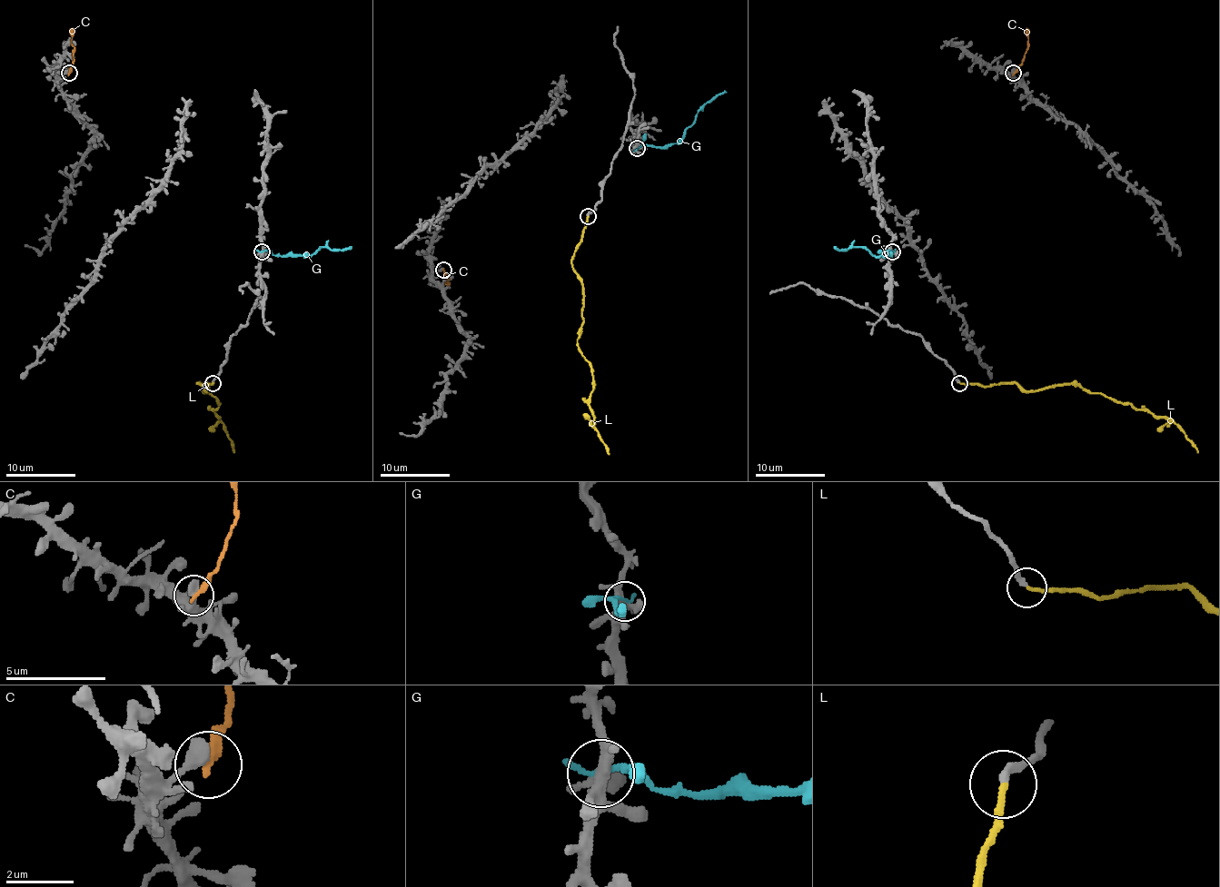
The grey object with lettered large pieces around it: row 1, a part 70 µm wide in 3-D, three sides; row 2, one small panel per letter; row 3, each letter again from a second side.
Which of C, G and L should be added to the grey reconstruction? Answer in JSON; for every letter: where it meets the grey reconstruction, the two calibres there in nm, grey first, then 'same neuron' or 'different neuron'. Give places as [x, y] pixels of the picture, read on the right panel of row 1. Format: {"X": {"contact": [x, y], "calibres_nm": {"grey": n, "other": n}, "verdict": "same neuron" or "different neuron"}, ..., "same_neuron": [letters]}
{"C": {"contact": [1013, 73], "calibres_nm": {"grey": 440, "other": 280}, "verdict": "different neuron"}, "G": {"contact": [892, 251], "calibres_nm": {"grey": 360, "other": 150}, "verdict": "different neuron"}, "L": {"contact": [959, 383], "calibres_nm": {"grey": 240, "other": 200}, "verdict": "same neuron"}, "same_neuron": ["L"]}

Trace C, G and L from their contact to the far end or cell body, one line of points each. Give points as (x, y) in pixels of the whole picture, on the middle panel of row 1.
C: (444, 270), (449, 282), (446, 284), (448, 282)
G: (636, 149), (643, 143), (655, 147), (676, 143), (693, 123), (697, 113), (727, 92)
L: (588, 216), (572, 258), (572, 270), (582, 284), (578, 341), (593, 374), (593, 424), (609, 454)

